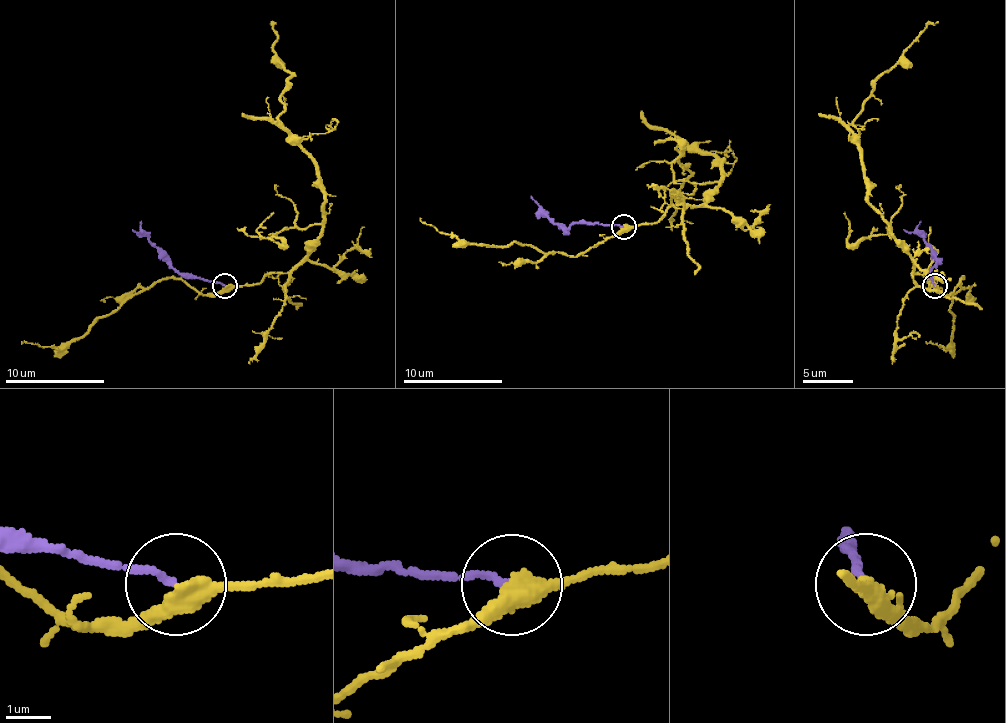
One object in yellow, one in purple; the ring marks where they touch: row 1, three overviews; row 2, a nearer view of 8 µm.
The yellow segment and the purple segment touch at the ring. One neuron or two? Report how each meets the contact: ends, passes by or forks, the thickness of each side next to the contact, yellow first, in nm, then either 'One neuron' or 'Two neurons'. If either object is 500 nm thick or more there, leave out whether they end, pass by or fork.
At the ring yellow passes by. At the ring purple ends. Thickness 400 nm (yellow) against 130 nm. Two neurons

